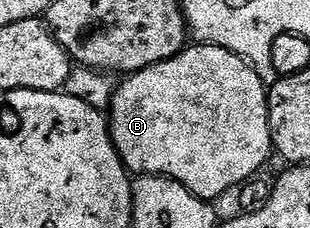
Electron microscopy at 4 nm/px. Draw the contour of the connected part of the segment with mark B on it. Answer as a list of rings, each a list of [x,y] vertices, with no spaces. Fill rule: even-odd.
[[[192,43],[185,47],[177,57],[166,59],[157,65],[146,67],[137,73],[127,74],[124,81],[115,86],[110,106],[110,128],[112,130],[112,142],[122,159],[122,163],[128,168],[129,174],[143,175],[145,177],[171,177],[173,181],[182,183],[196,197],[206,202],[215,202],[215,197],[223,195],[227,189],[248,181],[268,161],[268,156],[273,156],[272,136],[270,135],[270,119],[268,118],[268,90],[265,78],[247,61],[238,55],[226,51],[217,45],[206,45],[203,43]]]

